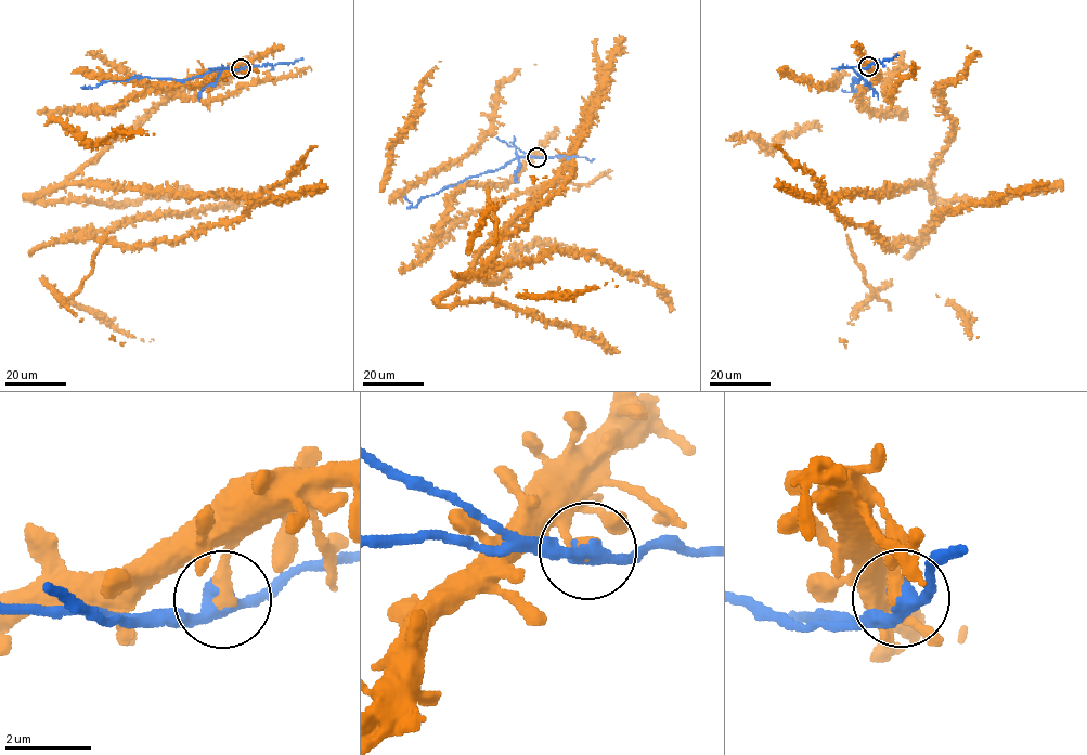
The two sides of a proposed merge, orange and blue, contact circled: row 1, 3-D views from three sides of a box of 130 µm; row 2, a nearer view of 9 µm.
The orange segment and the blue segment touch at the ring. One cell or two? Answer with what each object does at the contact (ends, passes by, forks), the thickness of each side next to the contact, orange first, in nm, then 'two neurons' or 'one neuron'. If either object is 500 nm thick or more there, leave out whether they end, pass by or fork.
orange ends; blue passes by; calibres 320 and 360 nm; two neurons

